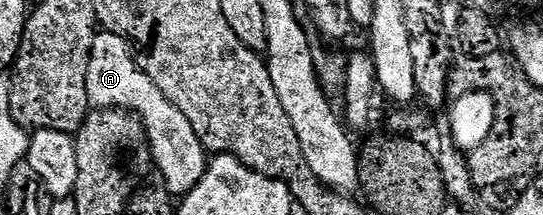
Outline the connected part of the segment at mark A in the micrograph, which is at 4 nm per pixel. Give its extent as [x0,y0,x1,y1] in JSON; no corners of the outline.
[82,30,206,194]

